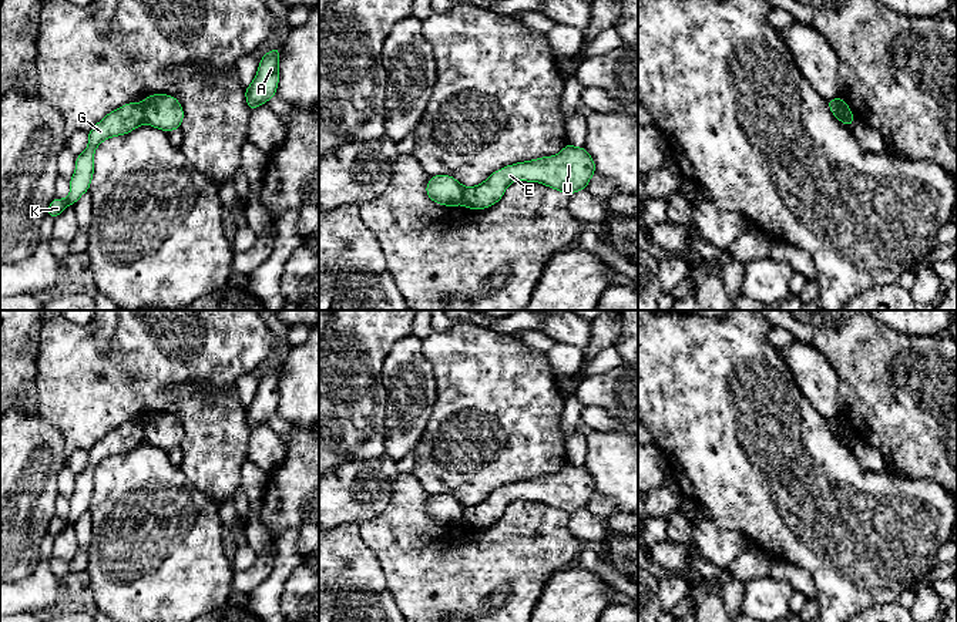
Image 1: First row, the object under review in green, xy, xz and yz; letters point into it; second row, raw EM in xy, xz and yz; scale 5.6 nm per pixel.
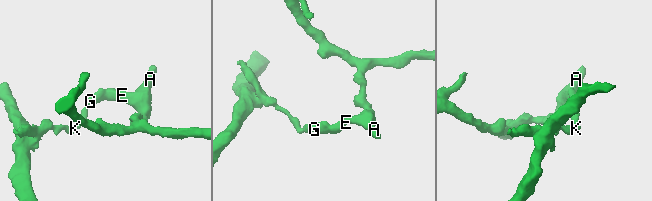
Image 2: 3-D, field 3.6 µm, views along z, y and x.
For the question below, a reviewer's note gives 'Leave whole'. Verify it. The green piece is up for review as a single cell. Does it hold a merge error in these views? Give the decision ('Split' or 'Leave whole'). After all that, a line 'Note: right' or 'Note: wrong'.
Split
Note: wrong

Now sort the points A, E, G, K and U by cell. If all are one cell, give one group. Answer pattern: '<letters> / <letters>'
A E U / G K

